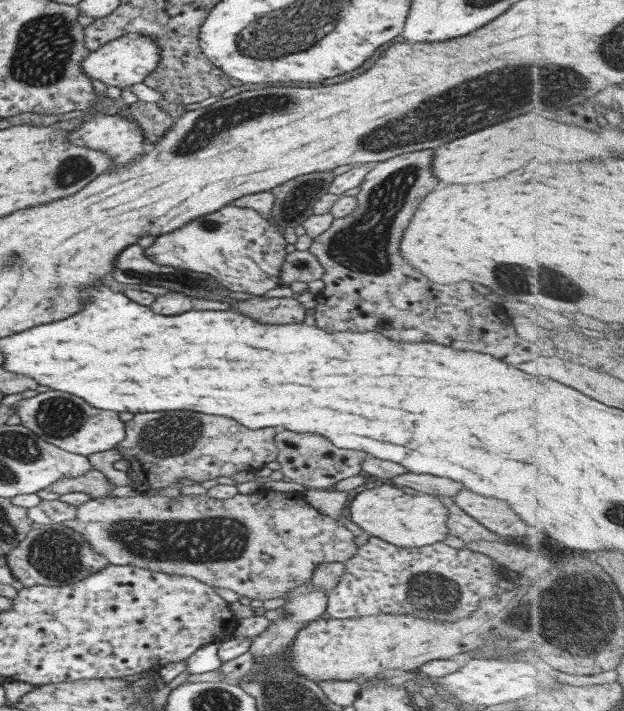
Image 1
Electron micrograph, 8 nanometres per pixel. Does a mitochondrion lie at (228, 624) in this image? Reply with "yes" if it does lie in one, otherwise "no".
no

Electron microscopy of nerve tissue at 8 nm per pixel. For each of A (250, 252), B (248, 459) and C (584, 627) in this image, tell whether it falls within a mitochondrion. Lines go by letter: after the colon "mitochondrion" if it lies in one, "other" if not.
A: other
B: other
C: mitochondrion

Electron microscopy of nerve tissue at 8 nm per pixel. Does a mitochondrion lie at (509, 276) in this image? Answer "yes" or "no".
yes

